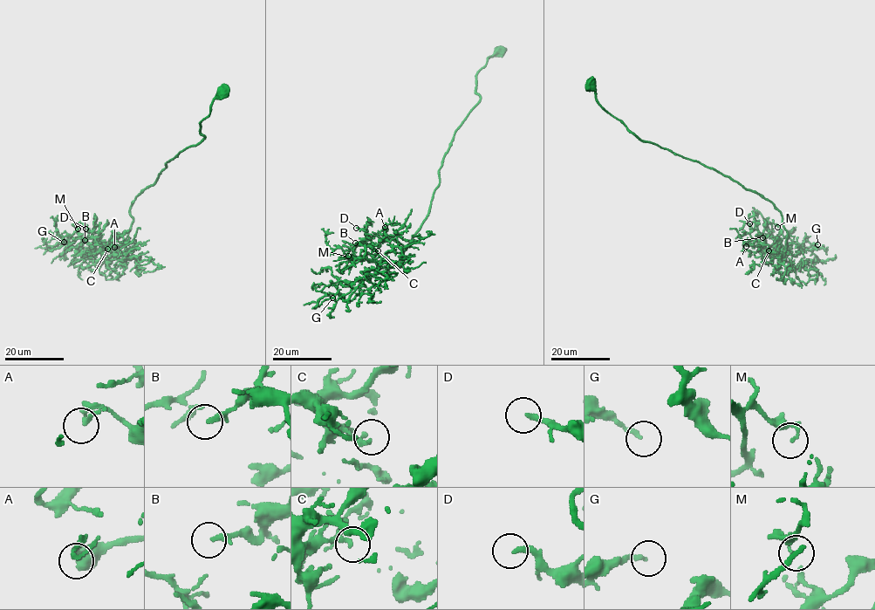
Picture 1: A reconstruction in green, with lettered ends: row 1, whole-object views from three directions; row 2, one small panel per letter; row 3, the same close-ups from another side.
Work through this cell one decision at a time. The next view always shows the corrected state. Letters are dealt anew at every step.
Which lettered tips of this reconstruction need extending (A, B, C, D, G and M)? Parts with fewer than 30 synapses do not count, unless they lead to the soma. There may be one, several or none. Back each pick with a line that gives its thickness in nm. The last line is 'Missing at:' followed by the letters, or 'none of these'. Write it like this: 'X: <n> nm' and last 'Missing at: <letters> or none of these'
D: 200 nm
Missing at: D

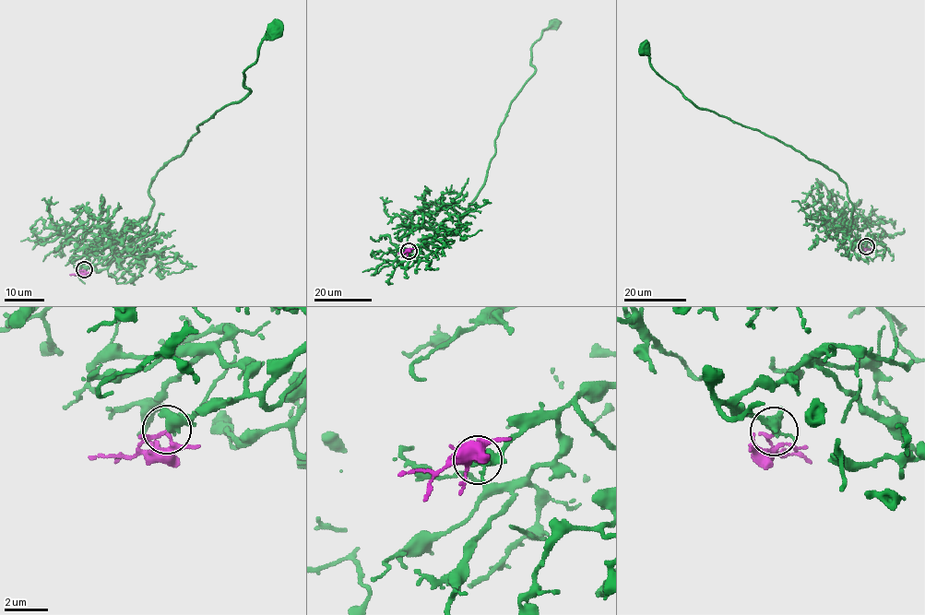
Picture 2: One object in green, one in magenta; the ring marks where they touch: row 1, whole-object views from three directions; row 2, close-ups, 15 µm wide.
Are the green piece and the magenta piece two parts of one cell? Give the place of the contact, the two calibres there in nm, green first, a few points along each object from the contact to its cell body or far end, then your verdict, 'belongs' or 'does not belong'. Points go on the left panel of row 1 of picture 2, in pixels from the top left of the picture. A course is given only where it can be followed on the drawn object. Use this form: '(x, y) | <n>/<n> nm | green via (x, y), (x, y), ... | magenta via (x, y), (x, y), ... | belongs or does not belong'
(84, 269) | 400/100 nm | green via (84, 269), (148, 215), (149, 183), (199, 125), (250, 91), (243, 72), (274, 30) | magenta via (84, 270), (77, 275), (69, 275) | does not belong

